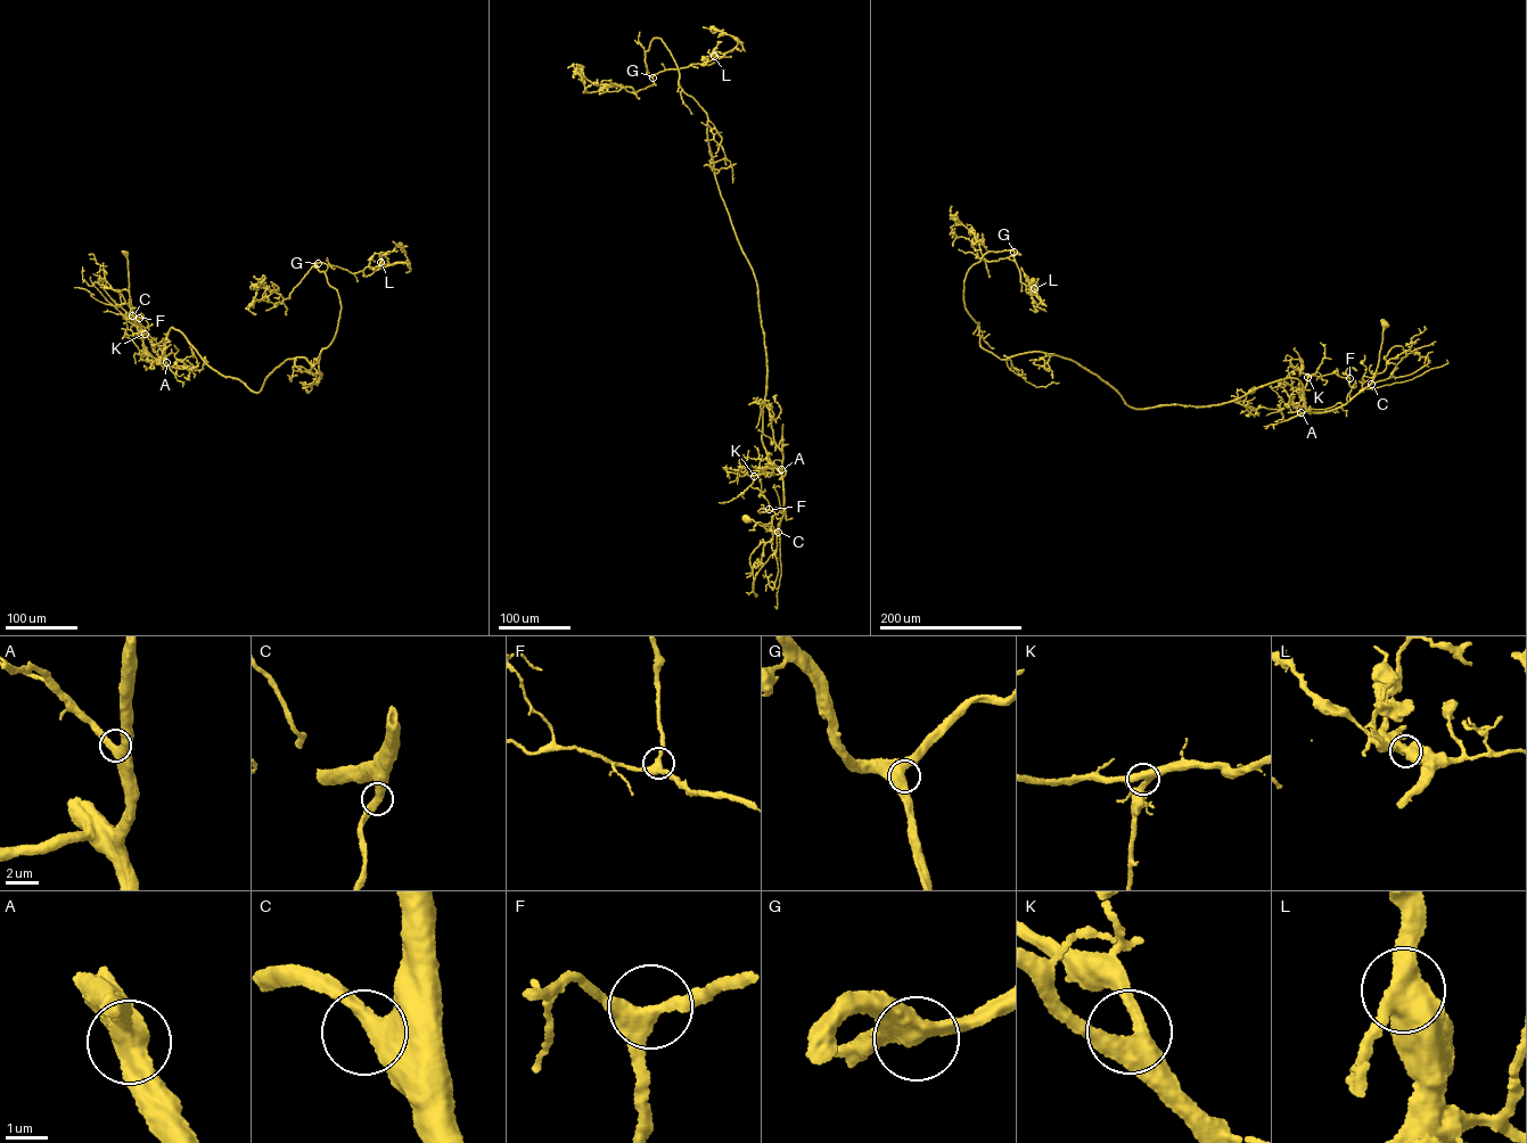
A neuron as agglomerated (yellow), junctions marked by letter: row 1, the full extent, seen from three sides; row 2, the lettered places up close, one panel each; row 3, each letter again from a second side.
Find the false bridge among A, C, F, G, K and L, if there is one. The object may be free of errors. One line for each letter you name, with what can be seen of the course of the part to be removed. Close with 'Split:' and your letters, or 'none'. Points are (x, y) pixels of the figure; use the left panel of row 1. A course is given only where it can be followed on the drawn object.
Split: none

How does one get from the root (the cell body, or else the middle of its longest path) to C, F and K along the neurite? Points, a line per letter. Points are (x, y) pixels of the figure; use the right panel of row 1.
C: (1384, 323), (1378, 366), (1371, 384)
F: (1384, 323), (1373, 379), (1347, 402), (1352, 387), (1349, 378)
K: (1384, 323), (1373, 379), (1346, 403), (1316, 413), (1306, 410), (1303, 397), (1307, 377)

